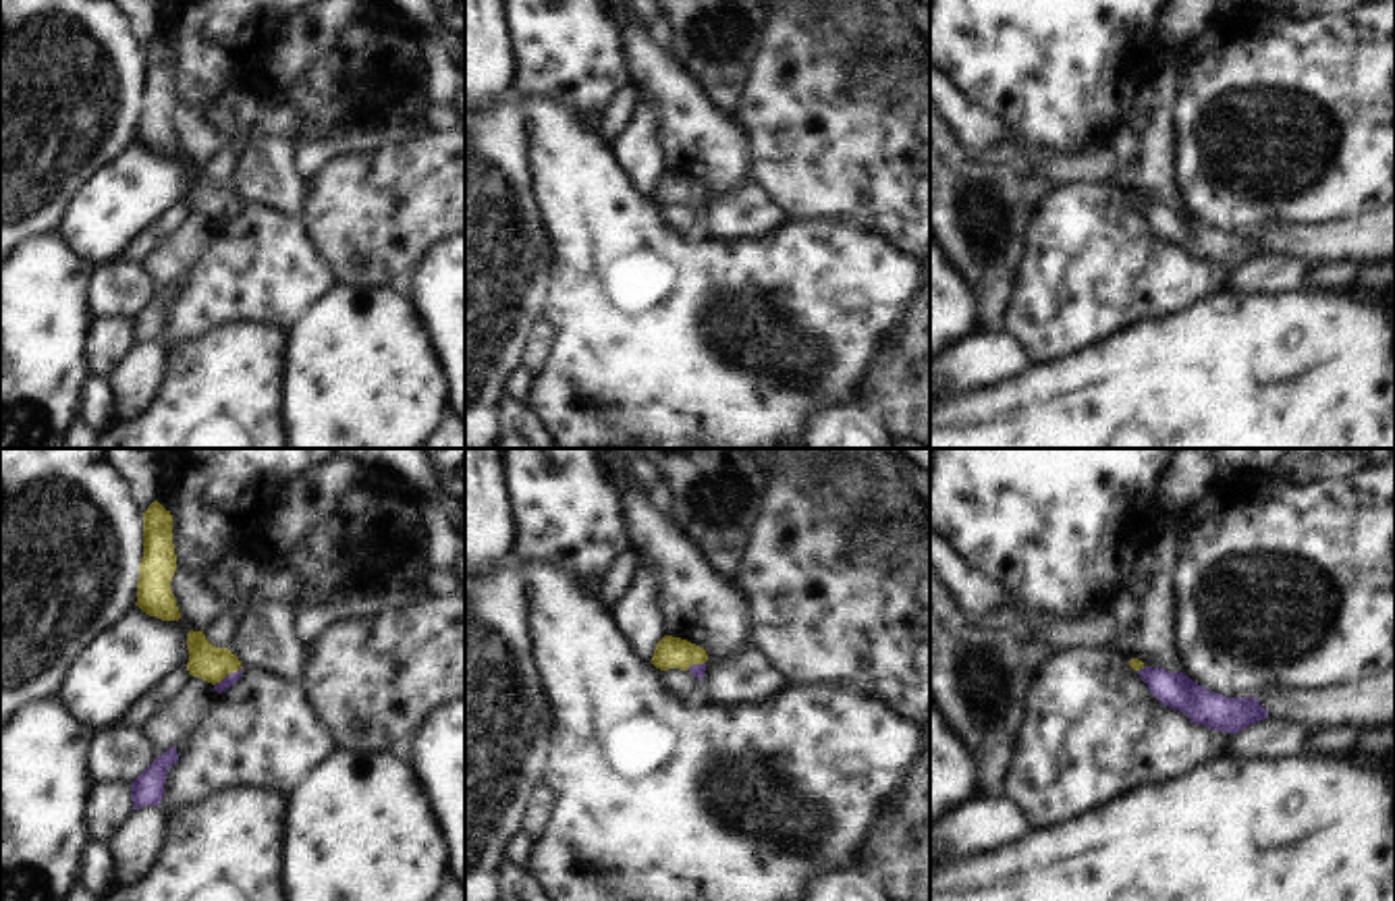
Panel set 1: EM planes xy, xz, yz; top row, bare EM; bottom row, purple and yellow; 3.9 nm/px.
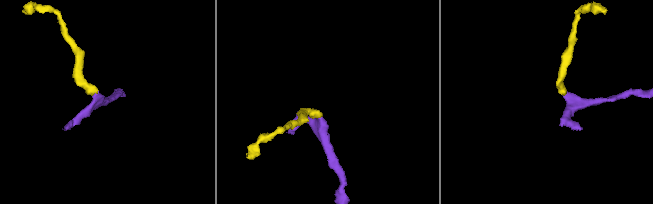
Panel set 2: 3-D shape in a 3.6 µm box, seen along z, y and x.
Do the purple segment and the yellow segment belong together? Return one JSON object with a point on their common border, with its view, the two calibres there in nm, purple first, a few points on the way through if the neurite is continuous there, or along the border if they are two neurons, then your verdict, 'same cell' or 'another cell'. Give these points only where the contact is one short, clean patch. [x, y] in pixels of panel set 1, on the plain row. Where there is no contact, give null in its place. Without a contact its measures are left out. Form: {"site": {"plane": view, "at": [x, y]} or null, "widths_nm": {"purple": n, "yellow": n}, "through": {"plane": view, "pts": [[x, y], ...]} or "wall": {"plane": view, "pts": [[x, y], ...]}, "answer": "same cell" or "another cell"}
{"site": {"plane": "xy", "at": [227, 210]}, "widths_nm": {"purple": 50, "yellow": 140}, "through": {"plane": "xy", "pts": [[233, 212], [227, 210], [206, 196]]}, "answer": "same cell"}

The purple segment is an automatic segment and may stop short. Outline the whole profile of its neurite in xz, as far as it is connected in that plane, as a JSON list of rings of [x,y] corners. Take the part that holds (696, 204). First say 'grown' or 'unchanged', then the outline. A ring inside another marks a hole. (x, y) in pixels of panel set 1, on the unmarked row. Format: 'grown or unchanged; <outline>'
grown; [[[664,170],[654,185],[652,199],[660,206],[681,203],[695,210],[700,216],[706,206],[708,189],[704,183],[673,170]]]

